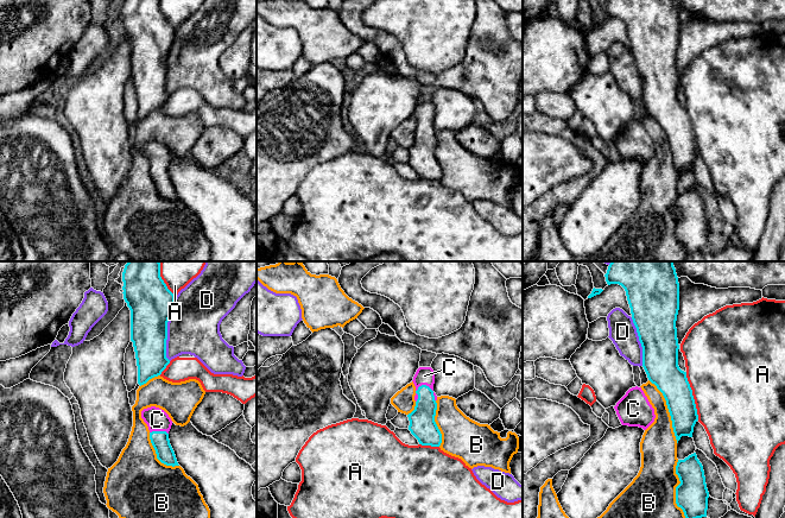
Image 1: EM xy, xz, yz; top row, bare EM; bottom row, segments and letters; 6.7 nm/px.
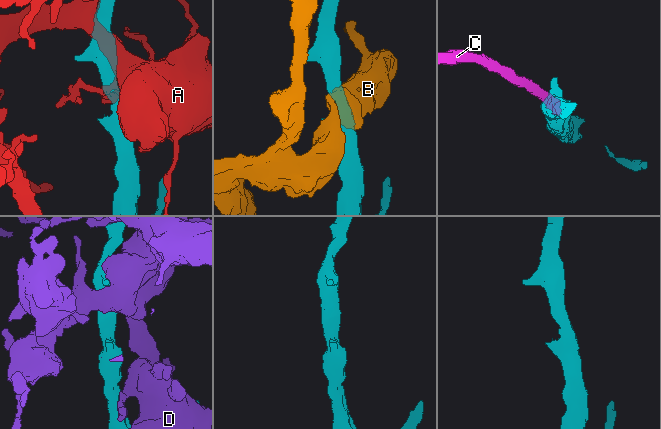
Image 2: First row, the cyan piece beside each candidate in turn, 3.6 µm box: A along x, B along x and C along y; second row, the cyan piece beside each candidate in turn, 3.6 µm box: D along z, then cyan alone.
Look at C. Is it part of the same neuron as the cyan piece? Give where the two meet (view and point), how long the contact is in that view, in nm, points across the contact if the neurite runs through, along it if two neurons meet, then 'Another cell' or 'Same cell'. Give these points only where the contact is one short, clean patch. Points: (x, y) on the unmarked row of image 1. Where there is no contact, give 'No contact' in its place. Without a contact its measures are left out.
Touches cyan at xz (430, 122). Shared border 160 nm. Path across: xz (422, 153), (425, 127), (430, 122), (424, 117), (424, 109). Same cell

